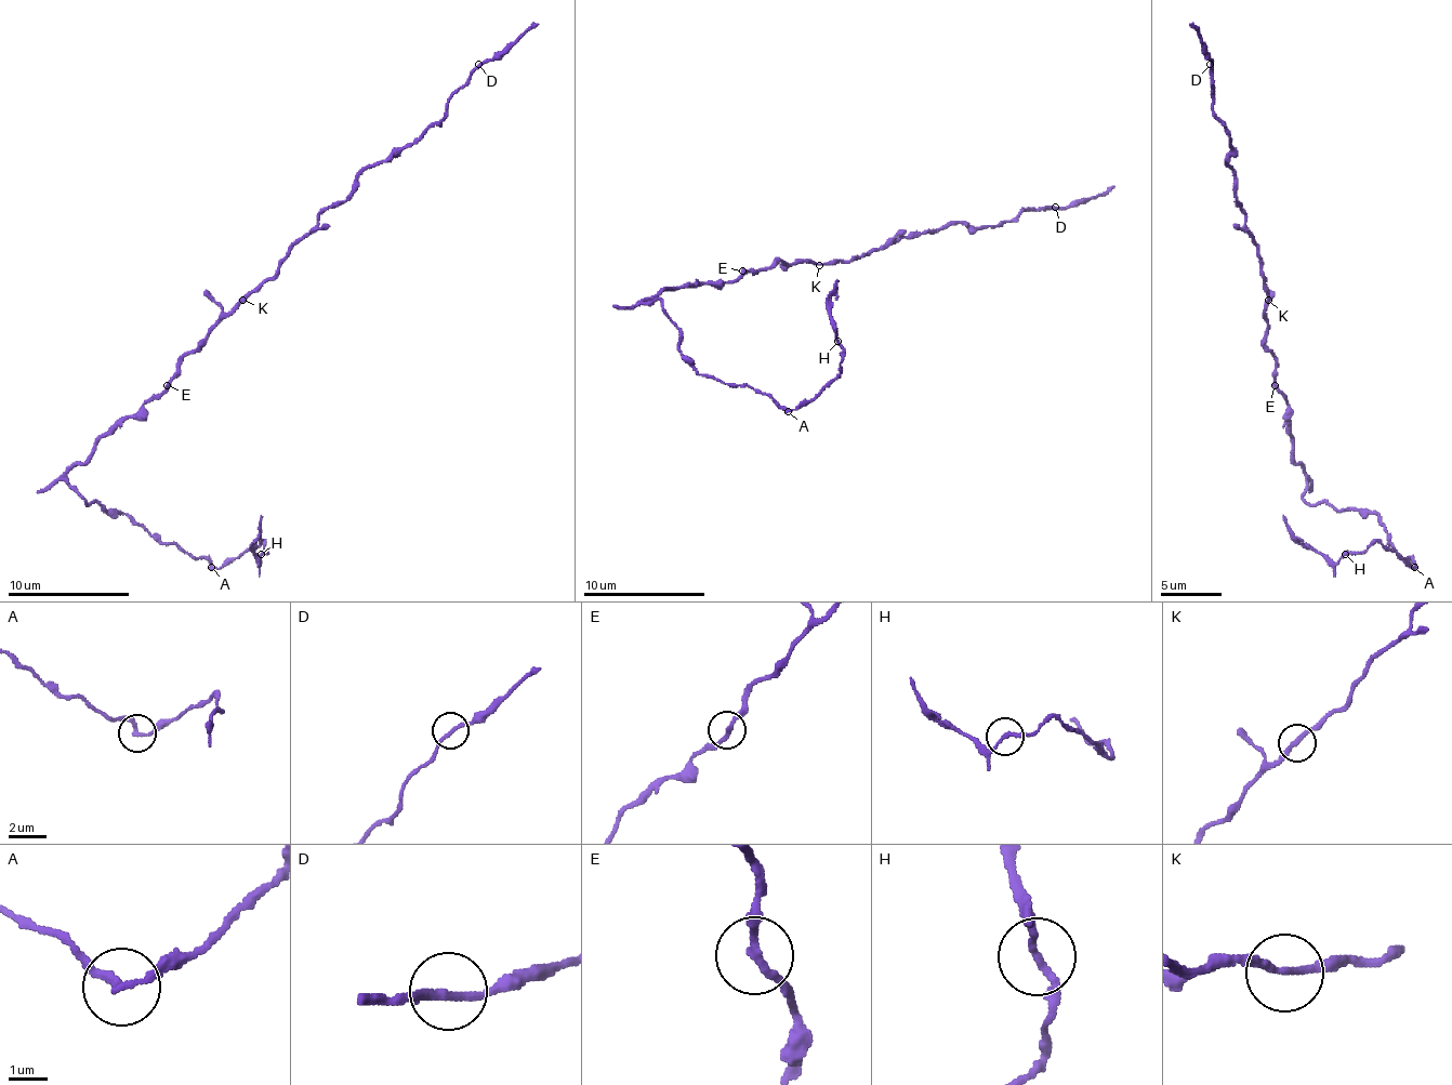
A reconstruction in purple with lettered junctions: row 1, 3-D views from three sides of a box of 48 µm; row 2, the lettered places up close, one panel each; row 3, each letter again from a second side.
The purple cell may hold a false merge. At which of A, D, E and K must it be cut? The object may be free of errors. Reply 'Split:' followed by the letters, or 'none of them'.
Split: A

